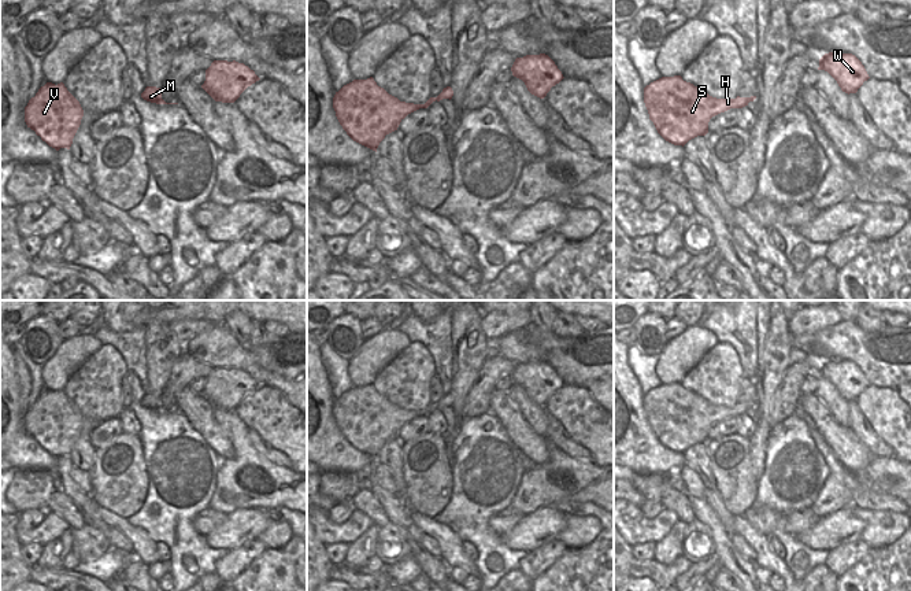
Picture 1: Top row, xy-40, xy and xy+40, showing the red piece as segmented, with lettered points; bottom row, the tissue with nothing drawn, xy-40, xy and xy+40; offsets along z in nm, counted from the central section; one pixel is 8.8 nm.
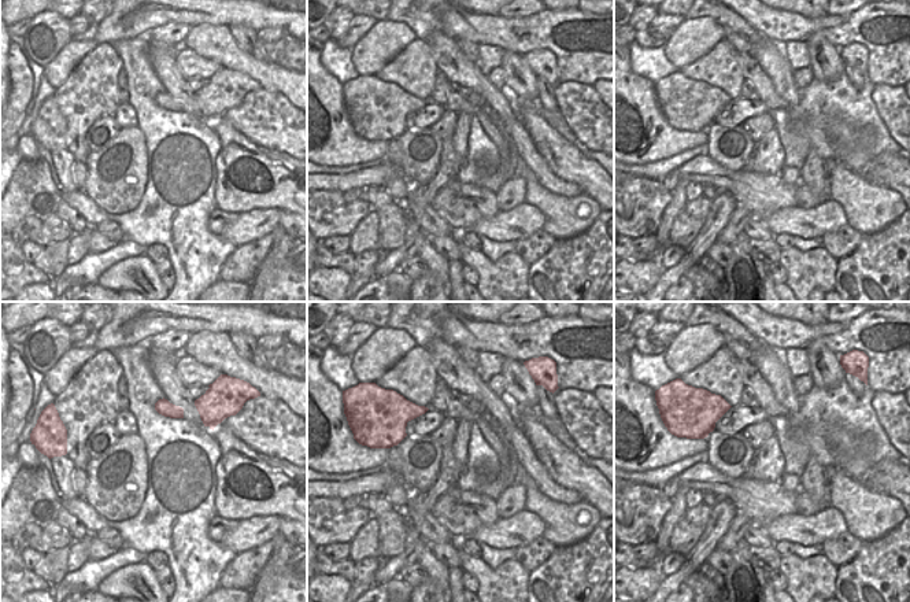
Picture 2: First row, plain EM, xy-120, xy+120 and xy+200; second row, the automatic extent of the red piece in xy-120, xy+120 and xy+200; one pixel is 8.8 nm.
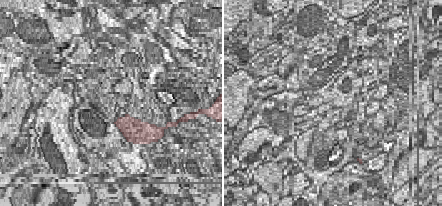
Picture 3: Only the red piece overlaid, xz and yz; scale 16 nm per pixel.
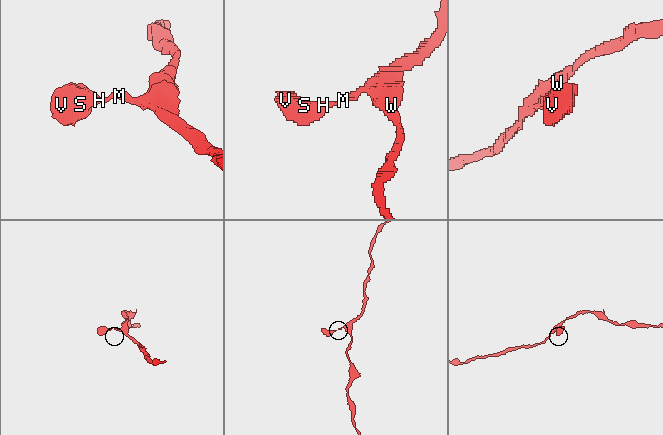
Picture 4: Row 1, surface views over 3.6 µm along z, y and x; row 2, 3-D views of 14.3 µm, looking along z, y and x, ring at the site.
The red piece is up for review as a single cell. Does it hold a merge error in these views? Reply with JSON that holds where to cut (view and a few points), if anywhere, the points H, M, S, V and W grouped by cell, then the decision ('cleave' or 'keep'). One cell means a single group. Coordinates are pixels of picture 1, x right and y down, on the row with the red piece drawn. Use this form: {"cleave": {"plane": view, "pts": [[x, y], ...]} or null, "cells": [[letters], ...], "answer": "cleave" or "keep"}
{"cleave": null, "cells": [["H", "M", "S", "V", "W"]], "answer": "keep"}

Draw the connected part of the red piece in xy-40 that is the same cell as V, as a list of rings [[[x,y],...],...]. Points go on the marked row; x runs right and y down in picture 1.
[[[47,82],[25,107],[25,122],[49,147],[70,149],[84,110],[63,82]]]

